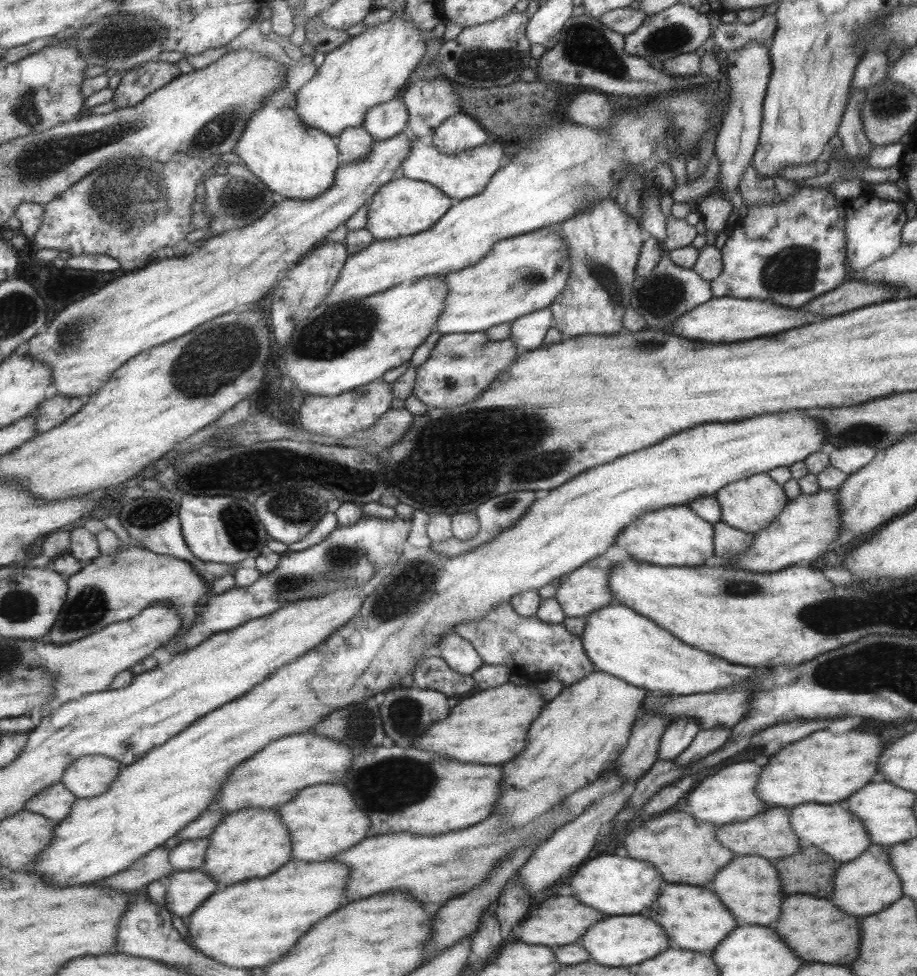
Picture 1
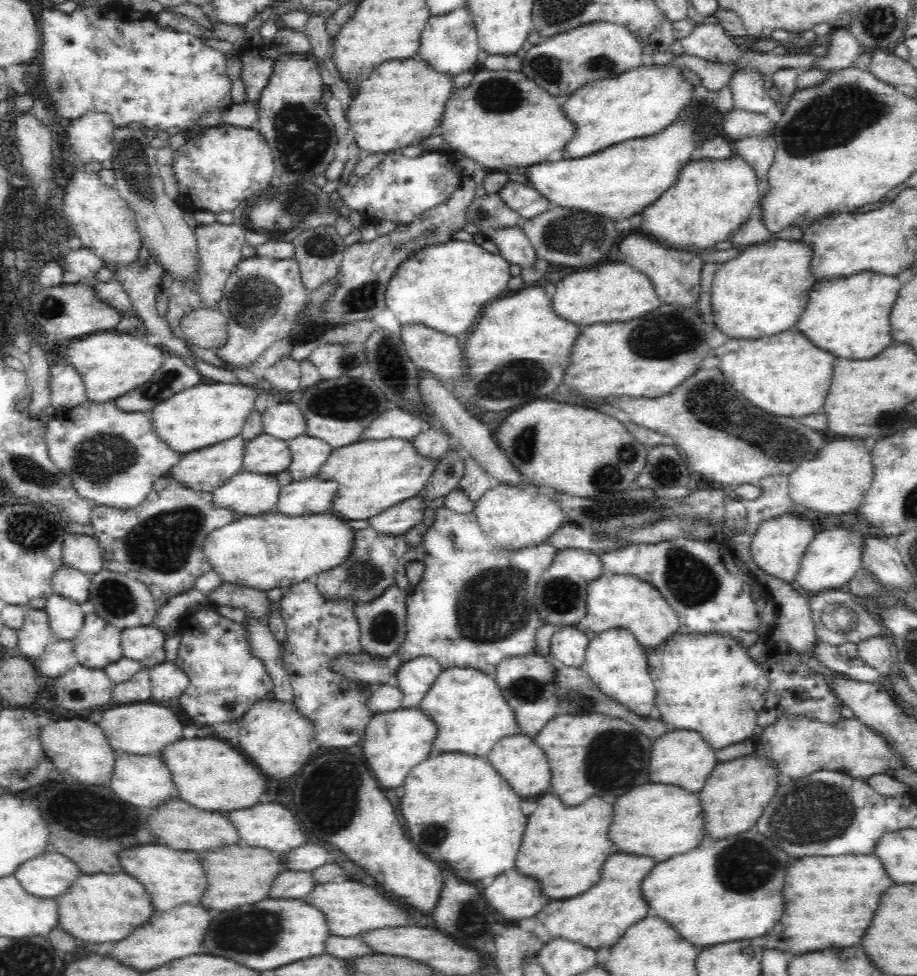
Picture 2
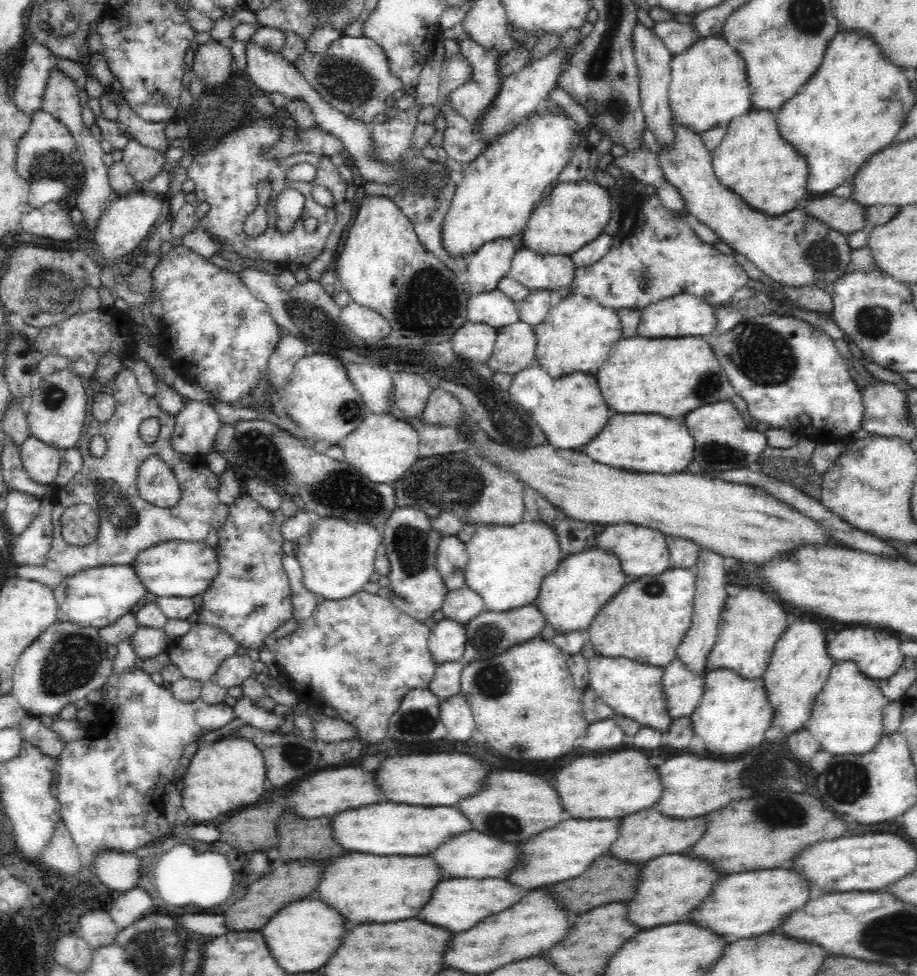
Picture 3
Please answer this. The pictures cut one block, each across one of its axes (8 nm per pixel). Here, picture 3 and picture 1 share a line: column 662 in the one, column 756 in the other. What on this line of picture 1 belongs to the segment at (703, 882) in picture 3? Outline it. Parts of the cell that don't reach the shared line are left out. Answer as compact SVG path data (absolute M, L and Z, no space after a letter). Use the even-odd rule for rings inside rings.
M736 856L737 858L732 858L727 866L723 866L715 874L715 878L711 882L711 890L719 896L719 900L727 906L727 910L735 916L737 926L741 926L741 924L769 926L771 922L777 920L781 902L785 898L776 866L773 861L763 858L763 856Z

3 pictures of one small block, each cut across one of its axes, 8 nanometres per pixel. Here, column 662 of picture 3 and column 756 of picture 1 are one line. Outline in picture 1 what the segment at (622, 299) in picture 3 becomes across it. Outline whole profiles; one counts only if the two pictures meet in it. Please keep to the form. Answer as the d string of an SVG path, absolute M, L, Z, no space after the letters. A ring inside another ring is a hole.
M803 186L798 187L791 196L788 196L786 200L782 200L777 204L758 204L757 206L752 206L747 208L745 217L739 217L734 226L730 228L730 235L727 237L724 245L720 249L722 269L721 272L713 279L709 281L711 286L711 294L713 297L720 296L730 296L739 299L757 299L757 300L768 300L773 304L782 307L798 308L803 306L809 299L814 299L815 296L823 295L824 292L829 292L829 290L834 290L843 283L845 280L845 266L843 265L843 260L846 259L846 242L844 235L844 214L843 214L843 202L838 201L832 192L826 190L822 187L809 187Z

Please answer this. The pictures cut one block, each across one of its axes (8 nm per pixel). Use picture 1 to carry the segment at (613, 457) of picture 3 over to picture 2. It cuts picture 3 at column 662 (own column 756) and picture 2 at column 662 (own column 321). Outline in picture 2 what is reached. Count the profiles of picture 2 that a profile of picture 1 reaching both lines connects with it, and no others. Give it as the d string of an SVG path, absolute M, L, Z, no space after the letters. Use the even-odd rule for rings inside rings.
M679 633L674 636L672 639L668 639L664 644L661 644L660 647L654 650L650 650L647 653L647 663L649 666L649 673L652 677L653 683L656 687L656 696L655 696L655 714L659 722L664 722L668 728L686 728L688 731L700 732L700 737L704 738L704 742L708 743L712 749L715 751L729 747L733 744L741 743L750 738L754 734L754 726L757 724L758 717L761 714L761 710L765 707L767 688L768 688L768 679L766 675L762 672L760 665L757 661L752 660L748 656L747 649L740 646L740 643L735 642L732 638L726 638L726 636L682 636Z

